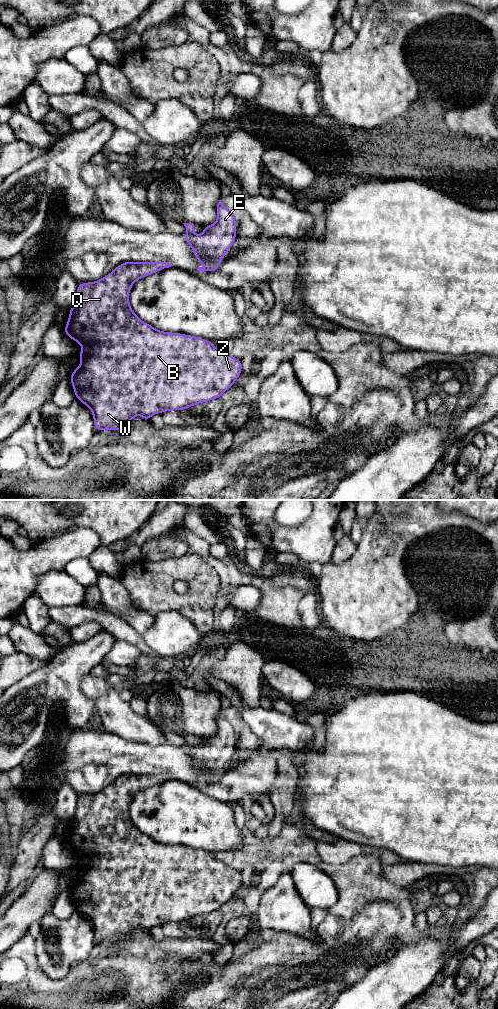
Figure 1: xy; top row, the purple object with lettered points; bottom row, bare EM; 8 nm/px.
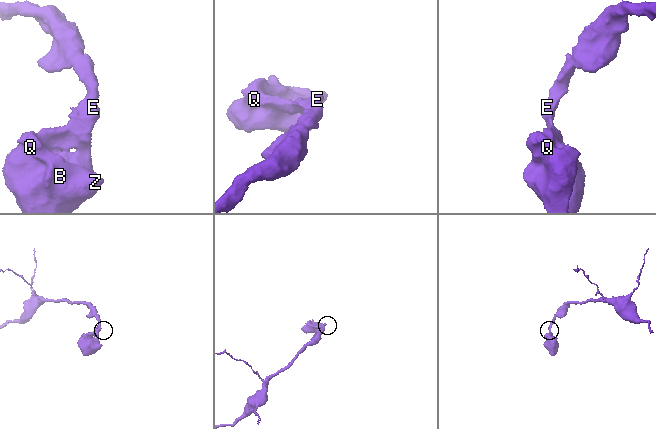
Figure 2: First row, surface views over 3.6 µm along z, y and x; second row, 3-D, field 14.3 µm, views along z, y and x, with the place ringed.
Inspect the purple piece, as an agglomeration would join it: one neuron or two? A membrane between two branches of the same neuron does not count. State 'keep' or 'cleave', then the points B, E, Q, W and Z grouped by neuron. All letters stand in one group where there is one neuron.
keep; groups B E Q W Z

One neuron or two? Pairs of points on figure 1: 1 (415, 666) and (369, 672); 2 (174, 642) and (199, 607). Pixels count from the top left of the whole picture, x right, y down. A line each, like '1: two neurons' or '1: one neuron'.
1: one neuron
2: two neurons

